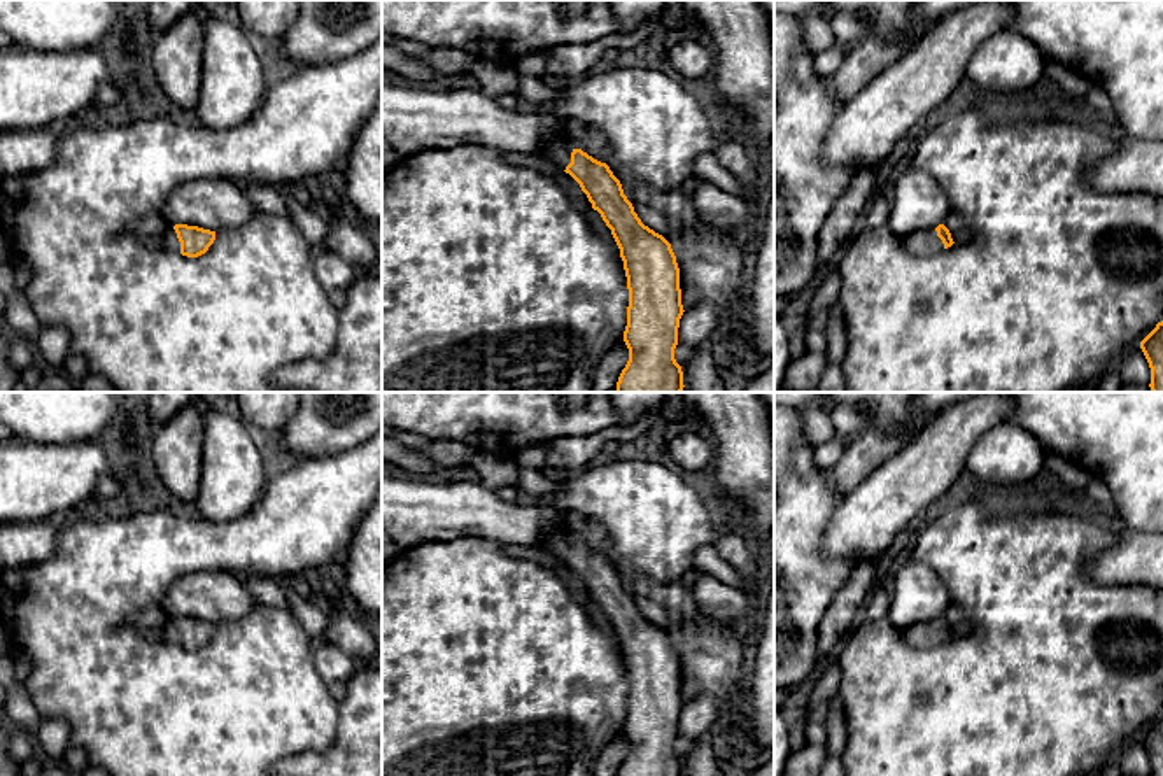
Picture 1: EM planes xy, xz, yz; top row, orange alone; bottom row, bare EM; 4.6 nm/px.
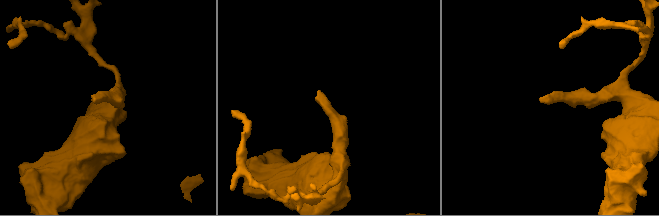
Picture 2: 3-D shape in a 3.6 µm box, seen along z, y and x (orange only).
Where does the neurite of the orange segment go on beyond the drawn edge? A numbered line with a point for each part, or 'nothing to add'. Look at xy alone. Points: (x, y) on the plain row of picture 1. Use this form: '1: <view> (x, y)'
1: xy (170, 634)

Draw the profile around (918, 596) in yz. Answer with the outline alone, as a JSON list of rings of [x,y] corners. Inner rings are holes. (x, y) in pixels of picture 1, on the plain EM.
[[[906,559],[895,575],[888,620],[906,631],[944,617],[951,604],[946,585],[925,564]]]

